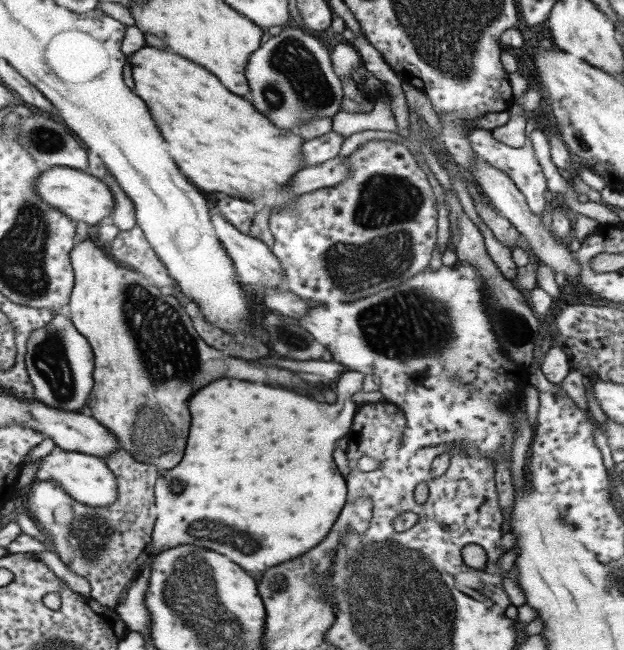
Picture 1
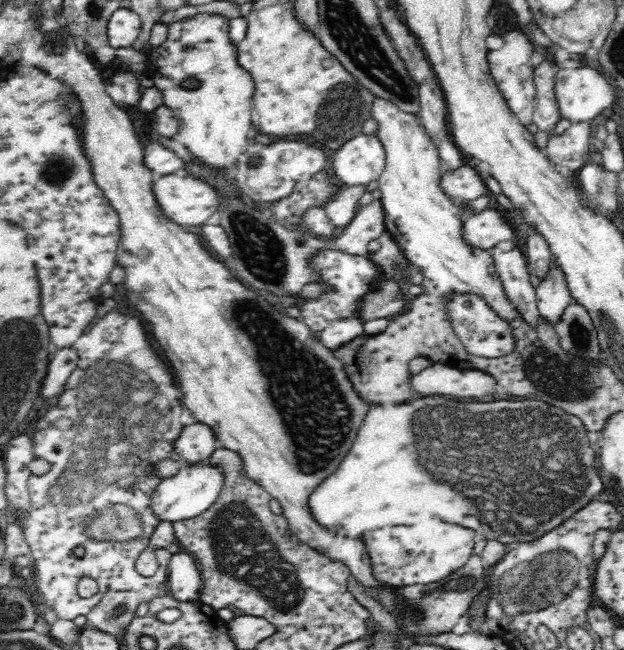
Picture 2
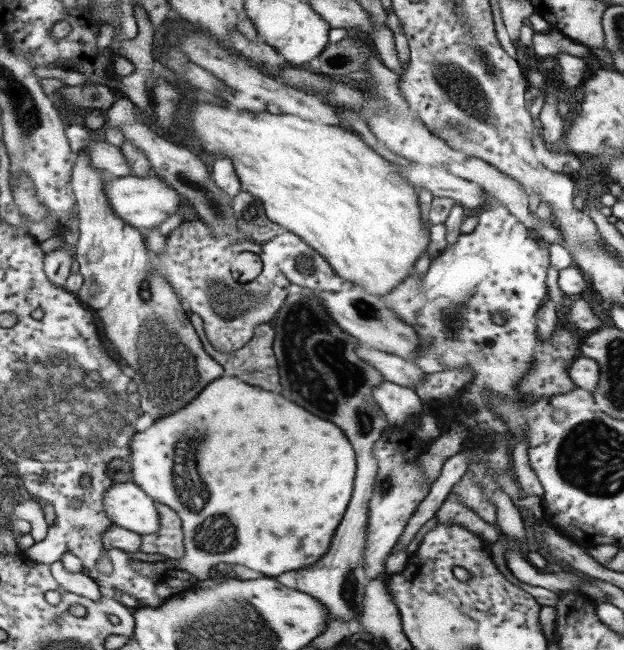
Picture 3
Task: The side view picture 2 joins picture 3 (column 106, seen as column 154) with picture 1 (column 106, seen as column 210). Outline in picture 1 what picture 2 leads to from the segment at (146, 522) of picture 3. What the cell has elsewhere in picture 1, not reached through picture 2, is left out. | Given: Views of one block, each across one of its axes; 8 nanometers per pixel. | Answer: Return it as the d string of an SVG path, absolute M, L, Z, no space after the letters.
M54 447L45 457L41 458L41 464L35 473L36 480L59 482L68 495L82 504L105 507L111 505L117 497L117 482L114 473L104 459L94 455Z

